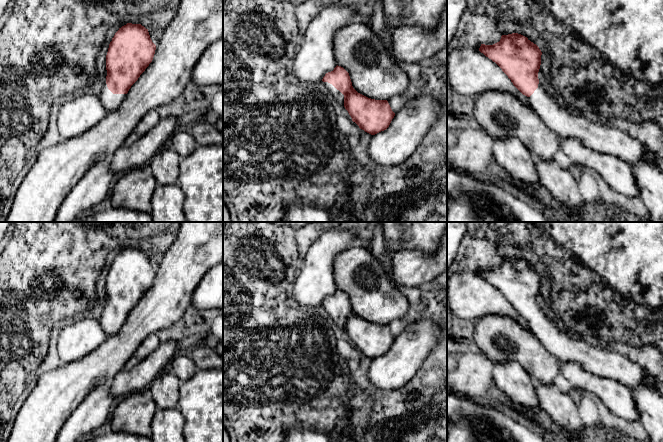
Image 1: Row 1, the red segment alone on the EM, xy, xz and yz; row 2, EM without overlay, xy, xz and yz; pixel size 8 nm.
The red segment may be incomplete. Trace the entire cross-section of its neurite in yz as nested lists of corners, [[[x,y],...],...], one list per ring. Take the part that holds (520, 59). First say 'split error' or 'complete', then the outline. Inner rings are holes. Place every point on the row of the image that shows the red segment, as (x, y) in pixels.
split error; [[[518,33],[502,35],[493,45],[481,44],[479,51],[502,69],[530,99],[530,106],[543,122],[561,137],[580,139],[585,147],[614,156],[630,166],[644,155],[659,159],[655,151],[620,129],[593,122],[560,105],[539,83],[542,52],[527,37]]]

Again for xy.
split error; [[[127,23],[115,33],[106,55],[106,83],[99,95],[107,113],[122,104],[131,86],[152,62],[155,50],[148,29],[141,24]]]

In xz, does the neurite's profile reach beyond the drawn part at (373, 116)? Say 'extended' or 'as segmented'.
extended

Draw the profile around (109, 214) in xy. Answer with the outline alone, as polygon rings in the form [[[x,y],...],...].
[[[110,205],[103,210],[97,208],[83,216],[78,222],[153,222],[147,212],[139,212],[127,208],[114,208]]]

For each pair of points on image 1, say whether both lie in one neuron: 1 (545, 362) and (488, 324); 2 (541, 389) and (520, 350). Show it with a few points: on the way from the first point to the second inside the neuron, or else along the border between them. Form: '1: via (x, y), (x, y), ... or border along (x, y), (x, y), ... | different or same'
1: via (531, 354), (508, 334), (502, 332) | same
2: border along (535, 381), (541, 384), (553, 383) | different

